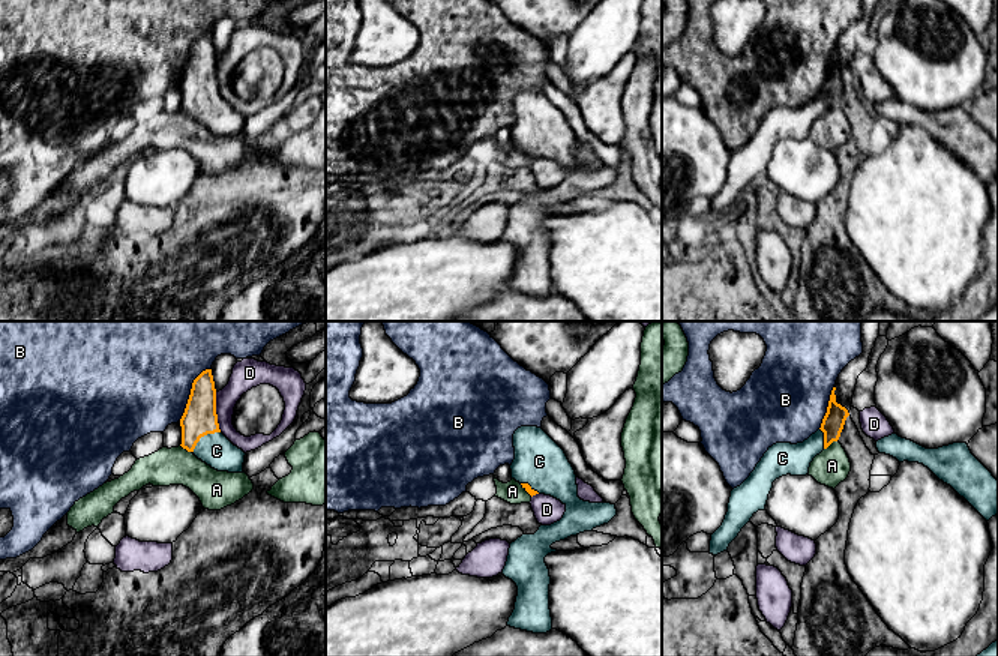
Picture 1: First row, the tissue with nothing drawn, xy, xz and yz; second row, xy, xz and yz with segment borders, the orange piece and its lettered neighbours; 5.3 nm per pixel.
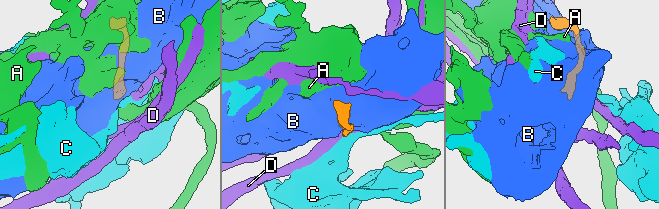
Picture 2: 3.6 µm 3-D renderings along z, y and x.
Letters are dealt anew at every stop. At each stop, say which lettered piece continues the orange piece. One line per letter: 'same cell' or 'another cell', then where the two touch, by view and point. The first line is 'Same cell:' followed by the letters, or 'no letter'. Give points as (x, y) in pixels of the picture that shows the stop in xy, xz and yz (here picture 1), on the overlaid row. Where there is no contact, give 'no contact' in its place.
Same cell: C
A: another cell | yz (830, 443)
B: another cell | xy (191, 394)
C: same cell | xy (203, 436)
D: another cell | xy (215, 412)

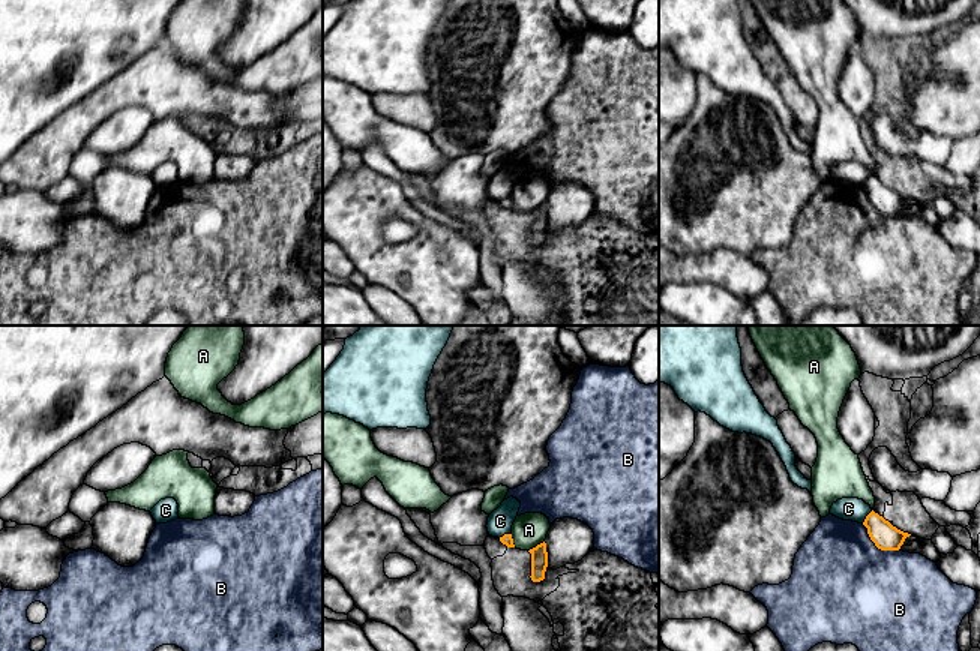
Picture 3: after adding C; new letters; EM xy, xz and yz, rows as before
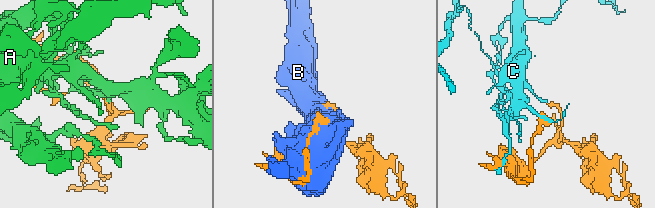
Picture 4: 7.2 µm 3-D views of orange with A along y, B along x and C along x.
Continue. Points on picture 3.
Same cell: no letter
A: another cell | xz (538, 545)
B: another cell | yz (877, 546)
C: another cell | yz (866, 516)

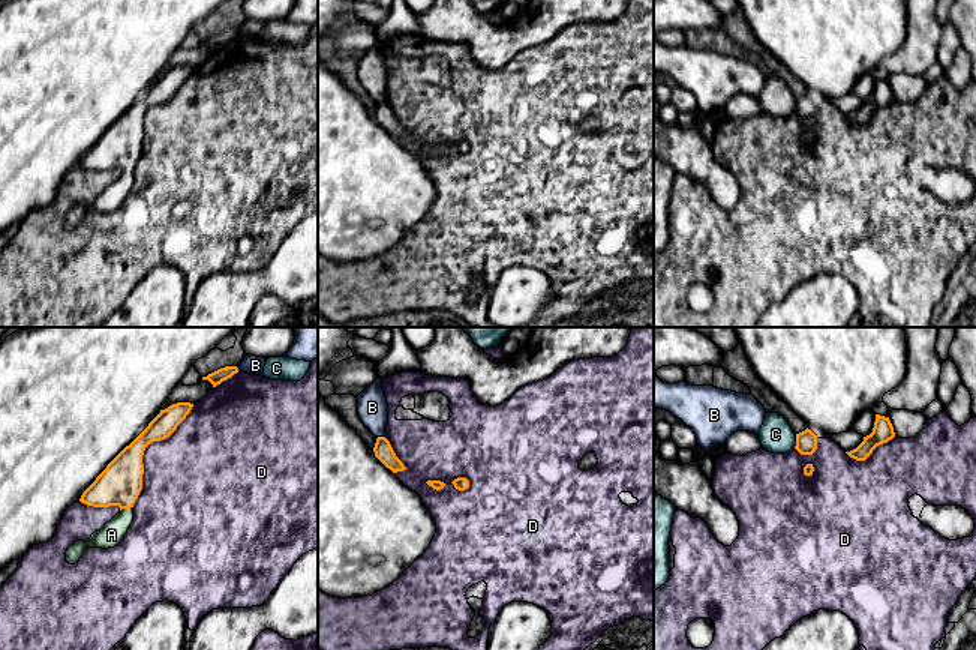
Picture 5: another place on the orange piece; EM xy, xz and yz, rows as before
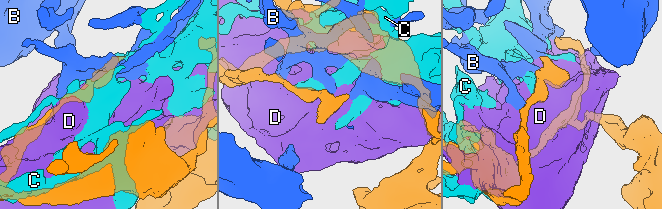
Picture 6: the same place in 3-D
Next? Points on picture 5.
Same cell: A
A: same cell | xy (126, 508)
B: another cell | xz (381, 437)
C: another cell | yz (796, 442)
D: another cell | xy (144, 449)

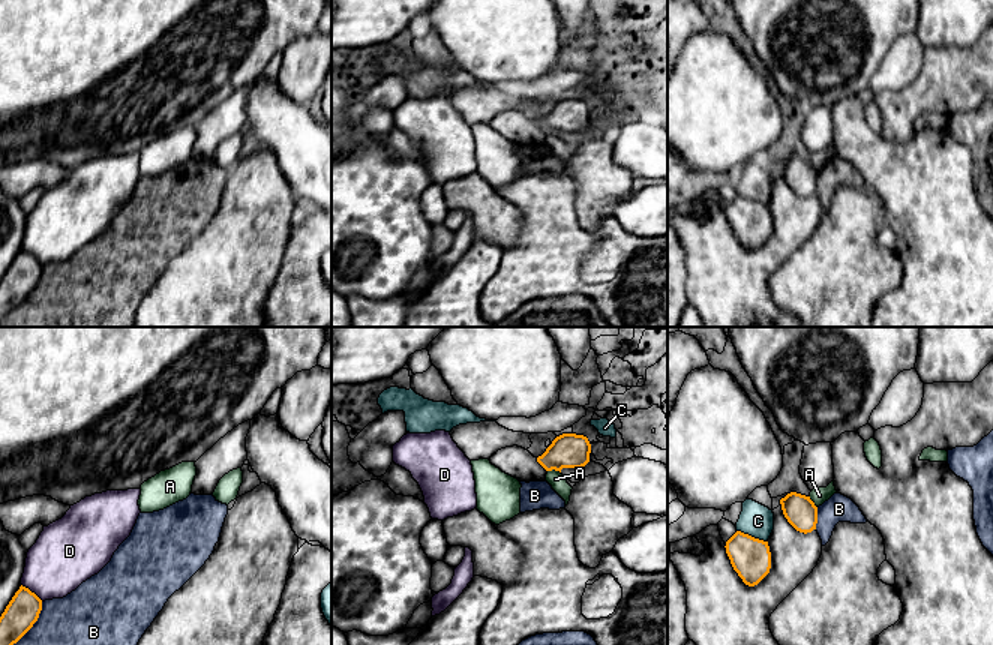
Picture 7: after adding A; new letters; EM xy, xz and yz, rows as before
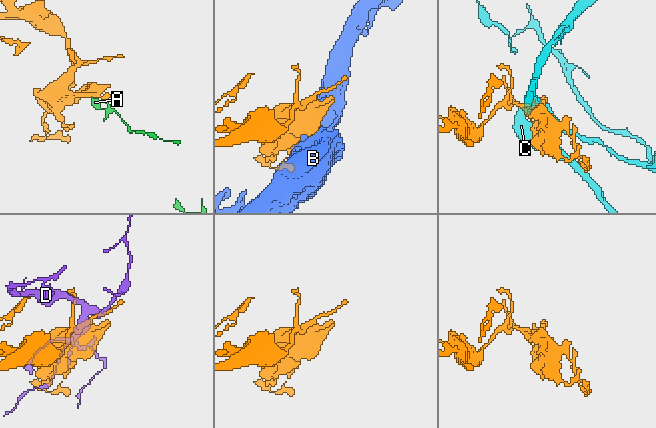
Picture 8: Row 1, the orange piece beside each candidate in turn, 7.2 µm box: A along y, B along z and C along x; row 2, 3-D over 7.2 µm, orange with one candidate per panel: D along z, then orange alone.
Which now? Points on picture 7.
Same cell: no letter
A: another cell | xz (554, 468)
B: another cell | xy (33, 623)
C: another cell | yz (750, 536)
D: another cell | xy (30, 591)

